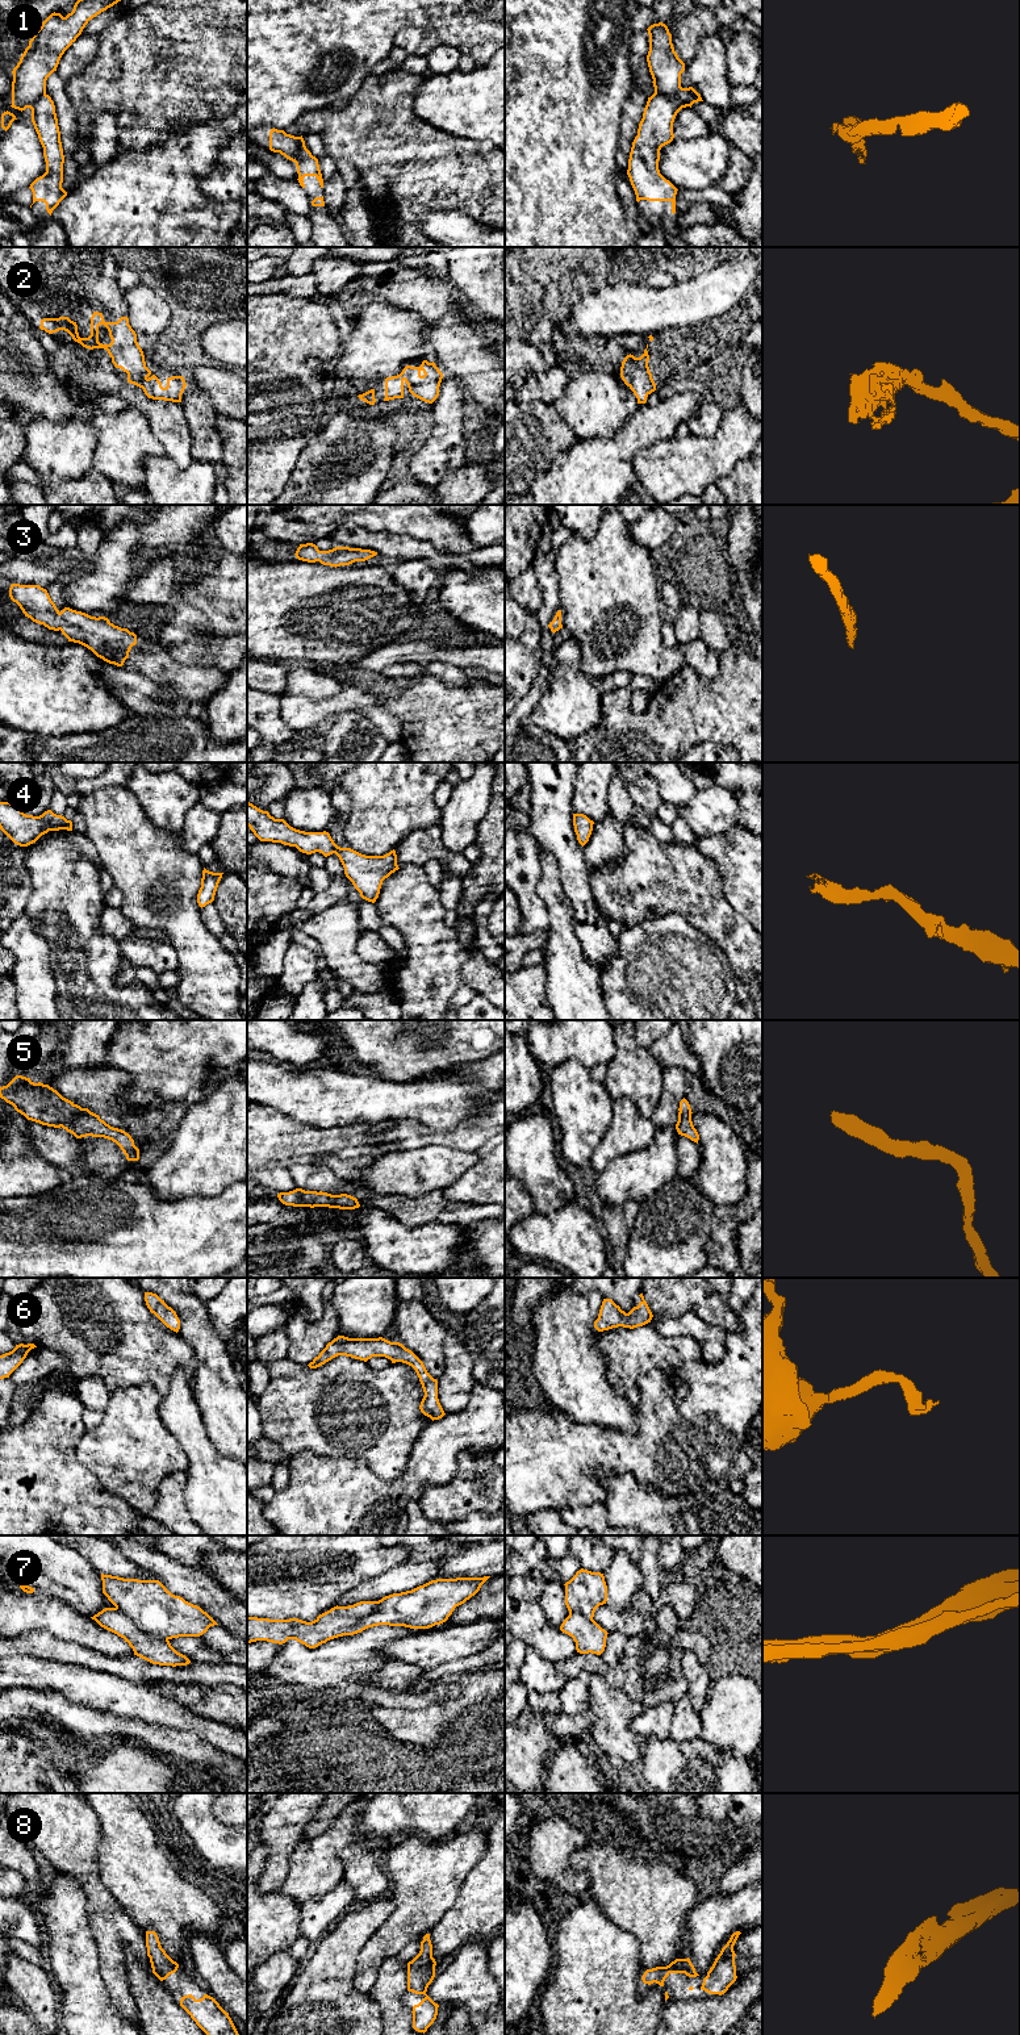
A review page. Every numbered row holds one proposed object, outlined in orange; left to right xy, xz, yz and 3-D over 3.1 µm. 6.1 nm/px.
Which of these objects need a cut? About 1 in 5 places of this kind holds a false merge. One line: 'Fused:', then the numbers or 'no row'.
Fused: 1, 7

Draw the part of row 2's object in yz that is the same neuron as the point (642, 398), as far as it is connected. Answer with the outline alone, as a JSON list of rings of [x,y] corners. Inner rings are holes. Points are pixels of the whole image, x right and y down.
[[[647,348],[640,358],[627,355],[620,367],[620,377],[636,396],[638,404],[645,404],[647,397],[656,390],[656,384],[648,367],[649,355]]]

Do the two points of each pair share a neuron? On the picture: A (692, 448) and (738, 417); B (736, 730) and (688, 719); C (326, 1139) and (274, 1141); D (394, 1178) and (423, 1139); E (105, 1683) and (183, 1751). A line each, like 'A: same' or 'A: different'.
A: same
B: same
C: same
D: different
E: different

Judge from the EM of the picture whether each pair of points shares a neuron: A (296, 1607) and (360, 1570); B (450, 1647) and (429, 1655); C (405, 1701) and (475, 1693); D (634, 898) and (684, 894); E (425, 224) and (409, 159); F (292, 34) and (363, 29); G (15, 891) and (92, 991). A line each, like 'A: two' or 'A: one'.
A: one
B: one
C: two
D: one
E: two
F: one
G: two

